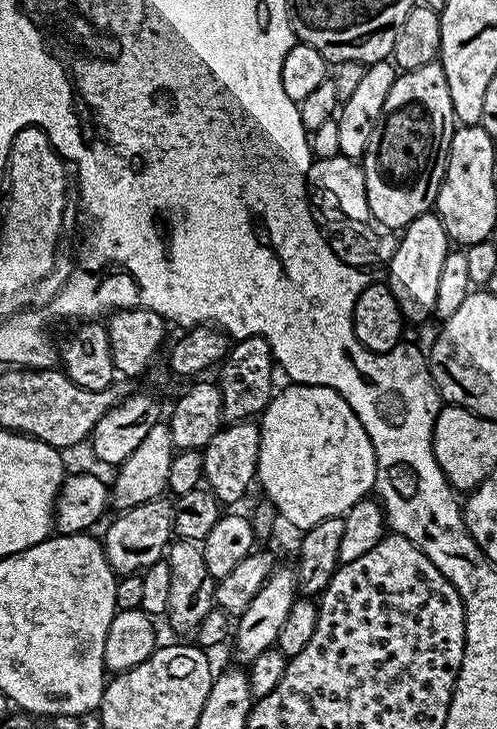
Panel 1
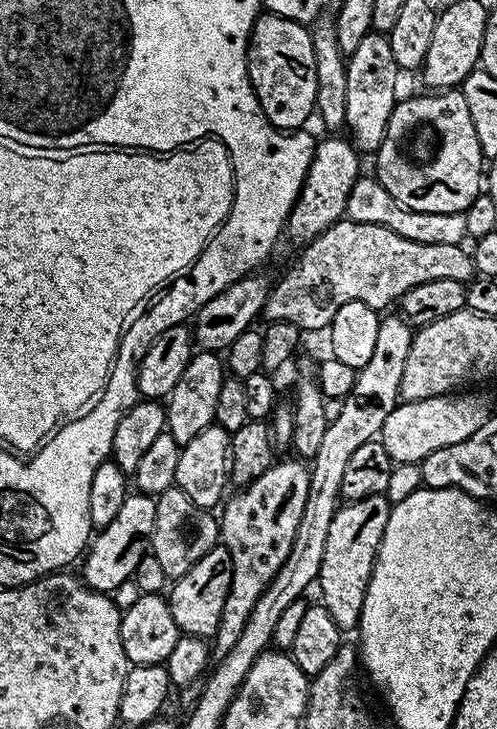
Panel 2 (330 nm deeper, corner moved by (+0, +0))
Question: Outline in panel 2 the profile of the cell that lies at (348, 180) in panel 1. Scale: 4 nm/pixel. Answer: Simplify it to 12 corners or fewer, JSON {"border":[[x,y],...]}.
{"border":[[372,174],[350,190],[346,216],[414,242],[463,245],[463,212],[404,208]]}

